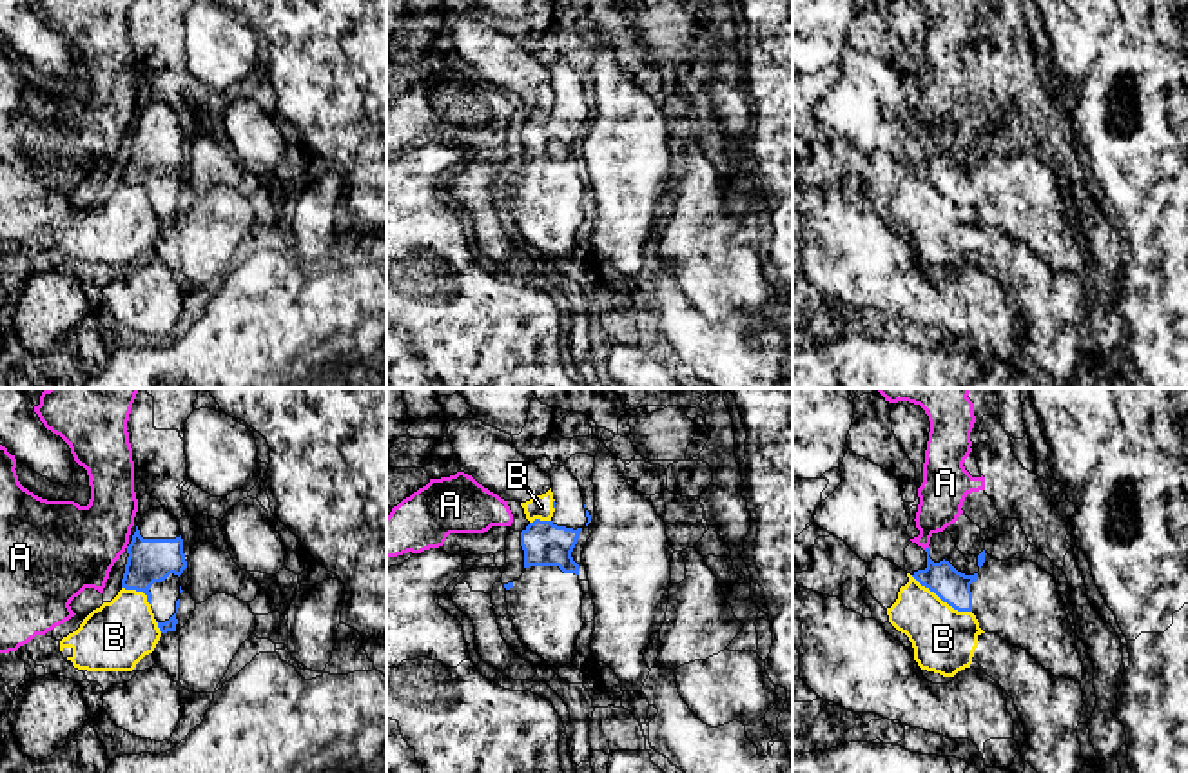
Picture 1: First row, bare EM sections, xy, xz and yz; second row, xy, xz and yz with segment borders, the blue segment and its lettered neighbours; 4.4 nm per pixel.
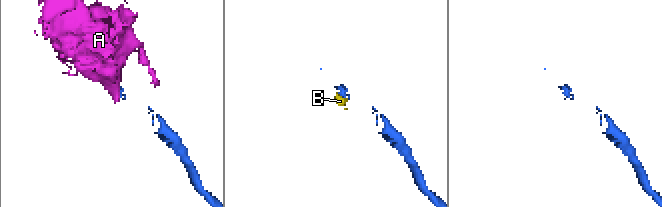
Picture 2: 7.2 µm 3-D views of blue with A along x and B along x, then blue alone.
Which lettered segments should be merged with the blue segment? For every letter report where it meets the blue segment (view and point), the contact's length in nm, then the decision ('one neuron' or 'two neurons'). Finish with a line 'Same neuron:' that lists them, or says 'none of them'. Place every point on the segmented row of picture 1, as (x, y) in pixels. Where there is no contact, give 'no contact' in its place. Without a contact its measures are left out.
A: contact yz (925, 548); length 30 nm; two neurons
B: contact yz (942, 599); length 320 nm; two neurons
Same neuron: none of them

